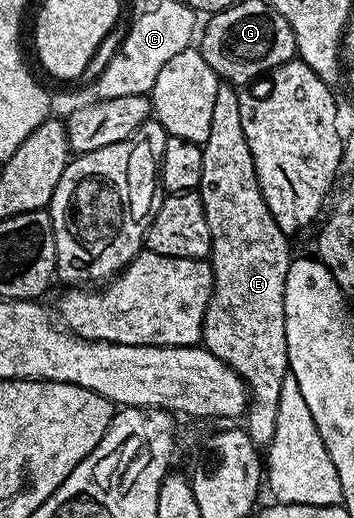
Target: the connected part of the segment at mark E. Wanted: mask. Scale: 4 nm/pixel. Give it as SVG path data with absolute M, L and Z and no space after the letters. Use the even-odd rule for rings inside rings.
M229 84L219 85L216 92L216 101L212 107L212 128L208 128L208 140L201 143L202 155L204 156L204 168L200 171L200 184L196 193L202 198L204 204L204 216L208 220L208 232L210 233L210 257L208 259L212 272L214 273L214 291L210 297L210 303L204 316L202 325L201 345L212 352L224 364L228 364L236 371L240 377L246 381L248 387L248 409L244 415L244 429L246 435L252 440L252 444L259 448L266 448L273 440L276 425L277 405L280 402L280 388L284 376L289 371L288 364L288 344L286 343L286 333L284 332L284 280L288 280L288 268L292 261L288 236L278 227L264 196L260 192L260 184L256 176L256 168L252 160L252 152L248 148L248 140L244 136L244 124L240 124L240 100L239 91Z

